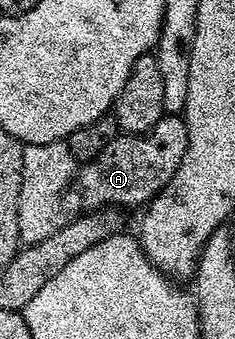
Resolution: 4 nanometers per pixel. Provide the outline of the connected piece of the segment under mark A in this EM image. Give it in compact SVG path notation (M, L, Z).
M166 114L156 122L153 131L145 135L120 134L96 158L85 161L76 176L76 188L82 191L82 200L91 209L120 208L131 210L137 204L149 205L150 201L176 174L188 150L188 126L178 114Z

